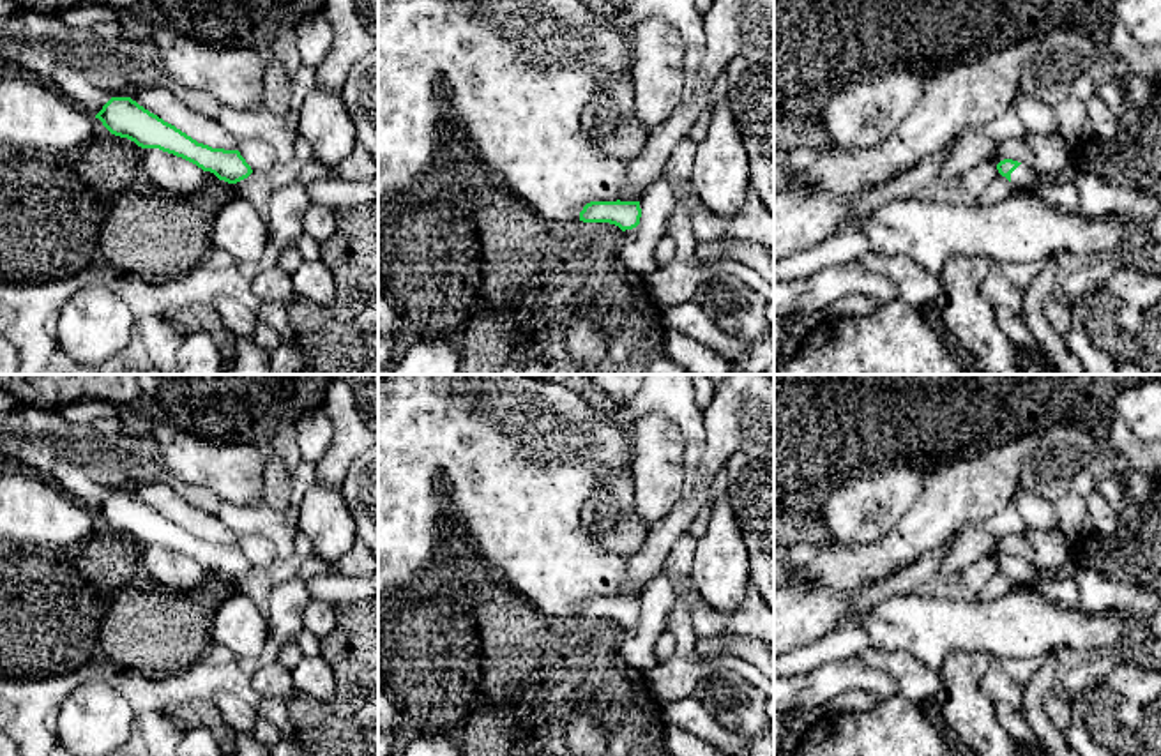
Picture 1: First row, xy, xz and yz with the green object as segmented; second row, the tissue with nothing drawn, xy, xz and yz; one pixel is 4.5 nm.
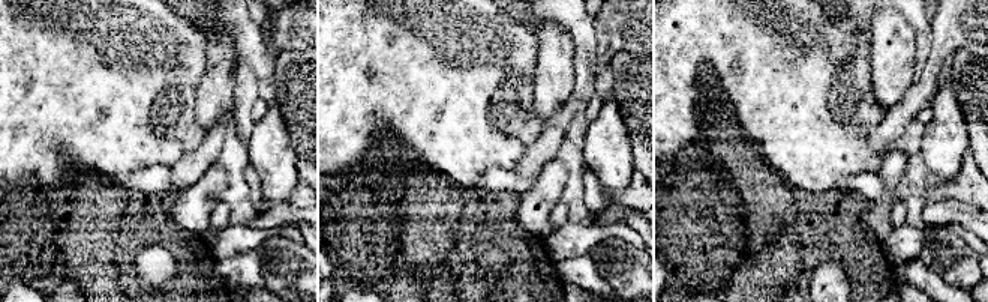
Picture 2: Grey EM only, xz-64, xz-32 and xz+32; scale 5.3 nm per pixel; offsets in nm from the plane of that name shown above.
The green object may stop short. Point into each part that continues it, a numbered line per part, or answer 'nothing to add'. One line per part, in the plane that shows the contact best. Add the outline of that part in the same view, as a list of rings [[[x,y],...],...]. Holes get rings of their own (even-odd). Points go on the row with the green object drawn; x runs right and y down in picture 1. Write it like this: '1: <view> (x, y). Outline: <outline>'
1: yz (1066, 195). Outline: [[[1020,164],[1011,173],[1011,182],[1020,189],[1023,189],[1025,193],[1034,194],[1053,207],[1060,207],[1067,210],[1076,210],[1080,207],[1080,194],[1073,182],[1041,184],[1036,177],[1036,171],[1032,171],[1025,164]]]

